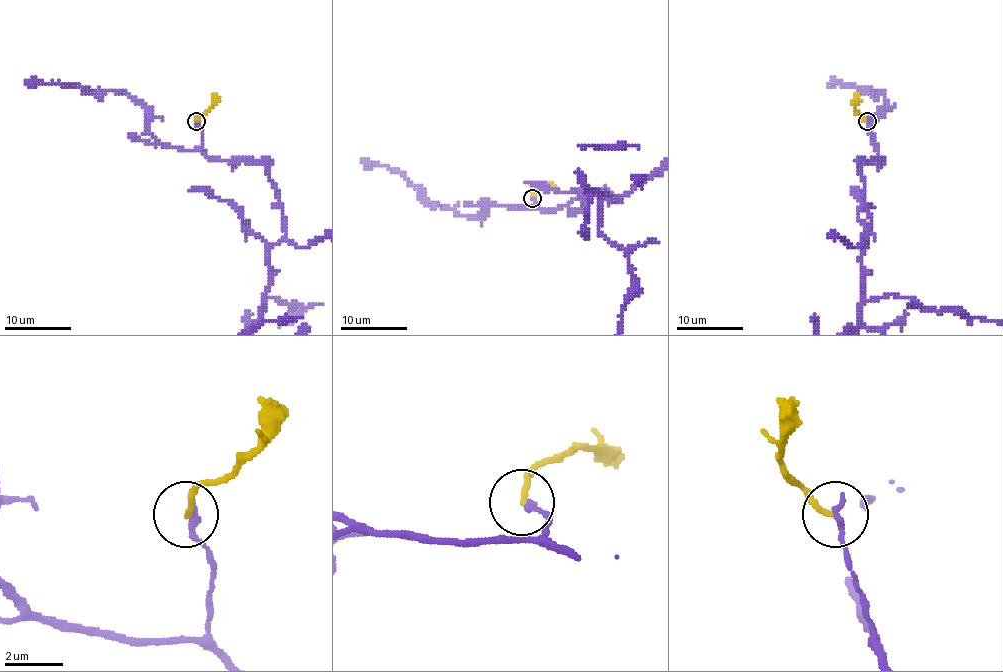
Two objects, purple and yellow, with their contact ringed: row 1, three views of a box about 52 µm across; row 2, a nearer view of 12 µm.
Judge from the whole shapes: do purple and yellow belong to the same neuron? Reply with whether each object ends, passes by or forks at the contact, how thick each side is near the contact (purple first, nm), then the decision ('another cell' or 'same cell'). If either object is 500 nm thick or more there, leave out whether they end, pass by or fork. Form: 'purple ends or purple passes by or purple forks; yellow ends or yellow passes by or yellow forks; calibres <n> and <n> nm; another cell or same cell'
purple ends; yellow ends; calibres 260 and 190 nm; another cell

